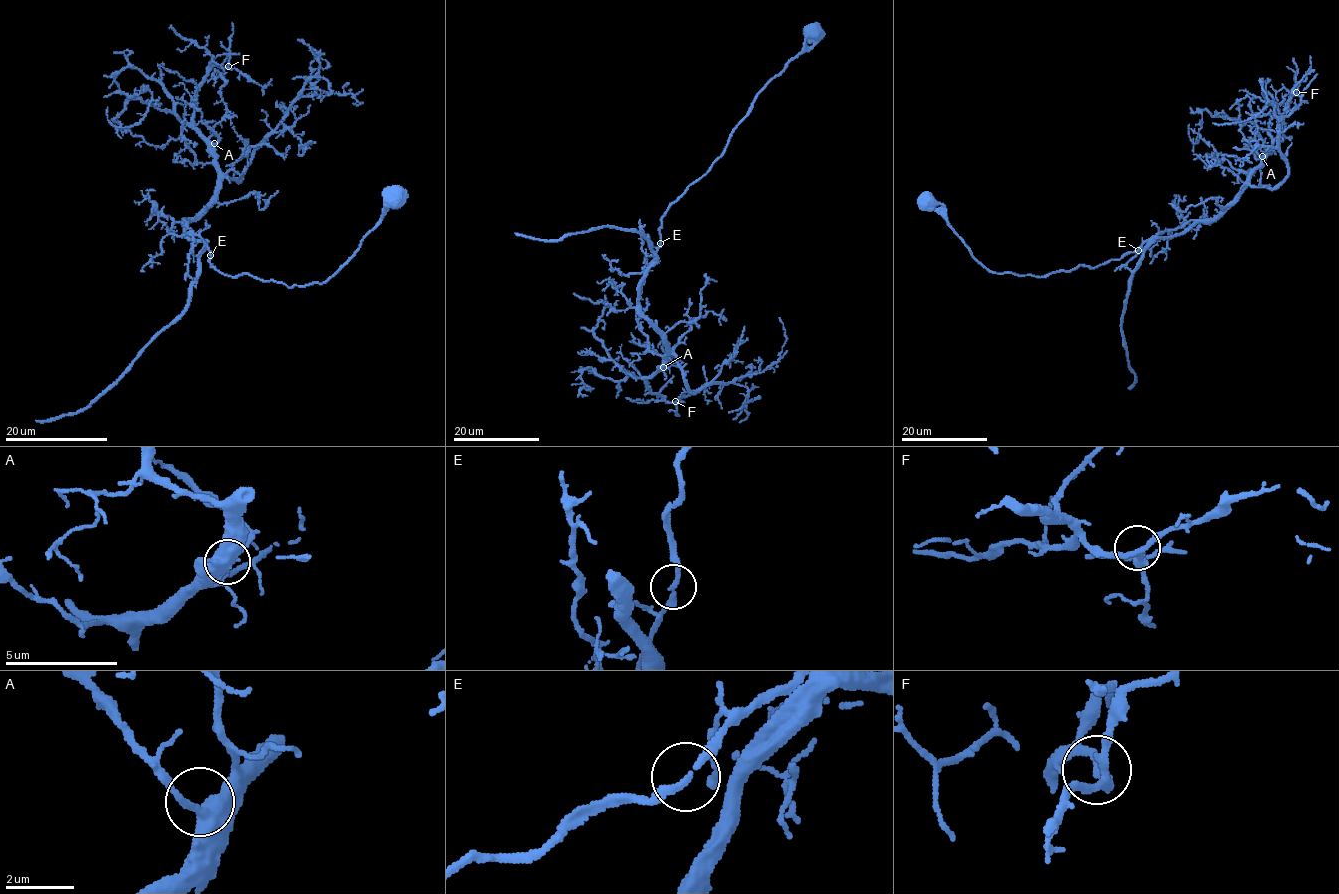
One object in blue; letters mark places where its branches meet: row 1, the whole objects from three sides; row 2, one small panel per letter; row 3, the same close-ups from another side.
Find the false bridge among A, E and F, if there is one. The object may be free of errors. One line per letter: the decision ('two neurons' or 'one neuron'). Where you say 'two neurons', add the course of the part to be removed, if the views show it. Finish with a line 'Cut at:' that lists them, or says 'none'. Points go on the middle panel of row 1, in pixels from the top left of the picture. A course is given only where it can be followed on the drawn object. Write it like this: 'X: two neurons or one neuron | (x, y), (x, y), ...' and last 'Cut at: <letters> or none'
A: one neuron
E: one neuron
F: one neuron
Cut at: none

